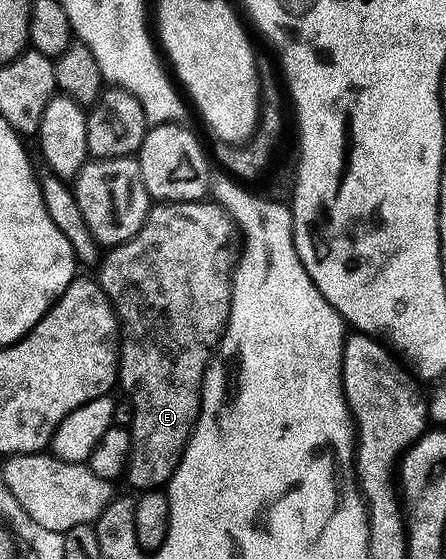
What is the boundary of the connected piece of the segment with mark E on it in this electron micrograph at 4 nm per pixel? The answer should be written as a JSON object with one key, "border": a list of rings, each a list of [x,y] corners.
{"border":[[[156,202],[149,207],[146,222],[138,234],[109,247],[99,261],[100,289],[111,300],[116,319],[120,321],[118,384],[128,391],[127,399],[134,406],[134,420],[130,427],[132,450],[126,481],[140,492],[163,489],[171,480],[200,416],[204,373],[220,347],[230,314],[232,269],[238,259],[237,253],[232,253],[232,236],[234,240],[234,222],[228,211],[215,202]]]}

